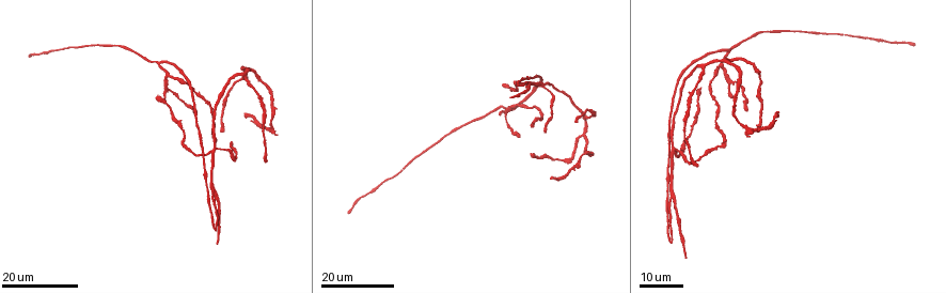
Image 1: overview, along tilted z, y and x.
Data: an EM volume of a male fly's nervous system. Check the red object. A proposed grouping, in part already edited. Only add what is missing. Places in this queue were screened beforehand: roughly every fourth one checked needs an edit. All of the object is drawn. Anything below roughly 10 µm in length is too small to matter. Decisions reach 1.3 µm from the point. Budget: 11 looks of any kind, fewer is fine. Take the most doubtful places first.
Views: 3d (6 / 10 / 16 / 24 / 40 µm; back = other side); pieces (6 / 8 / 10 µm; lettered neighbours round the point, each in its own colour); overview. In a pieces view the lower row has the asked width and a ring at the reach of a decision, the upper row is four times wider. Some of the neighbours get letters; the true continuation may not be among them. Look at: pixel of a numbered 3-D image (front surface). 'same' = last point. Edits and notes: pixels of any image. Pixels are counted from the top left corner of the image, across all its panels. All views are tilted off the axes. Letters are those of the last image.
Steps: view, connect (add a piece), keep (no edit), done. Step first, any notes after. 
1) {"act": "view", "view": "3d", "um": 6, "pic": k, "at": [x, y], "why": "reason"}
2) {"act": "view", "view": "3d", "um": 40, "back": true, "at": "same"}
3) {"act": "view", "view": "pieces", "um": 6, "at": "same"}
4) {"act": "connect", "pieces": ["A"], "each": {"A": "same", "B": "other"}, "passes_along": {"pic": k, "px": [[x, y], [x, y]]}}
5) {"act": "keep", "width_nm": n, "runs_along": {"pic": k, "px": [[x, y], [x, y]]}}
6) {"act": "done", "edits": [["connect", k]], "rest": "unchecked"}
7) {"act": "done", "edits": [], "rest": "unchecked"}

{"act": "view", "view": "3d", "um": 16, "pic": 1, "at": [551, 177]}

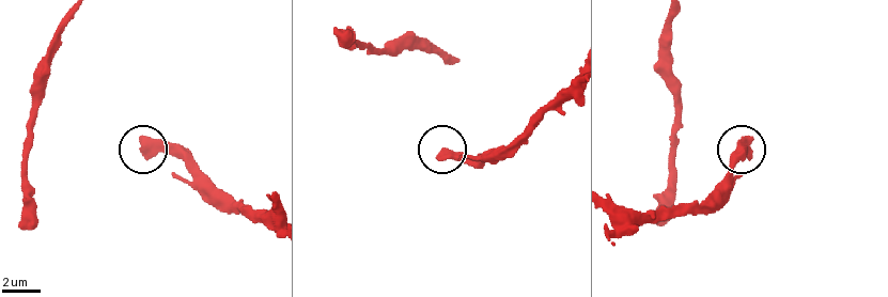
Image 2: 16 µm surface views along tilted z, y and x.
{"act": "view", "view": "3d", "um": 6, "pic": 2, "at": [746, 137]}

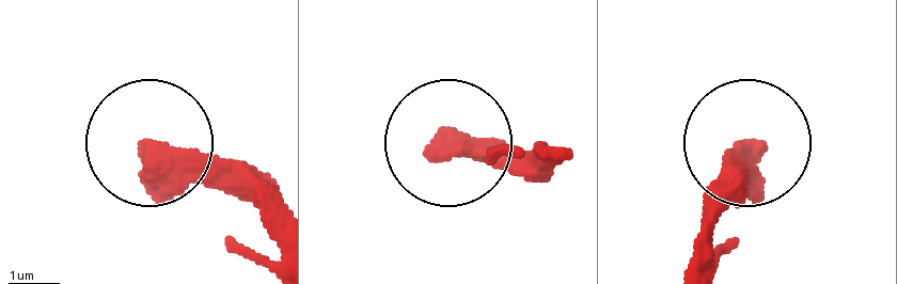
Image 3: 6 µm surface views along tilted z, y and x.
{"act": "view", "view": "pieces", "um": 8, "pic": 3, "at": [145, 149]}

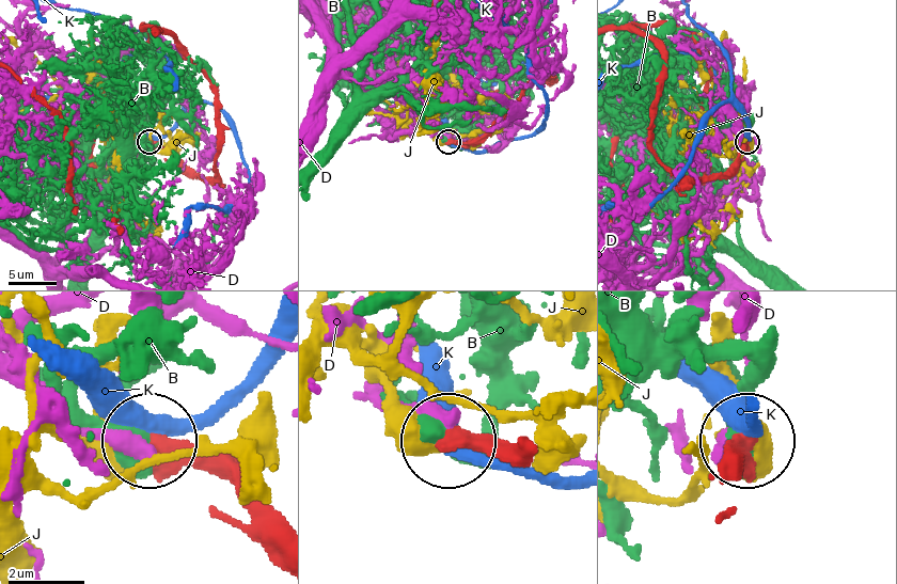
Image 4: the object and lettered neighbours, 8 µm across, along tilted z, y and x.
{"act": "keep", "each": {"B": "other", "D": "other", "J": "other", "K": "other"}, "runs_along": {"pic": 4, "px": [[281, 543], [223, 478], [153, 440]]}, "found": "none of them fits"}

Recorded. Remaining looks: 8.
{"act": "view", "view": "3d", "um": 16, "pic": 1, "at": [912, 43], "why": "long arm stops here"}

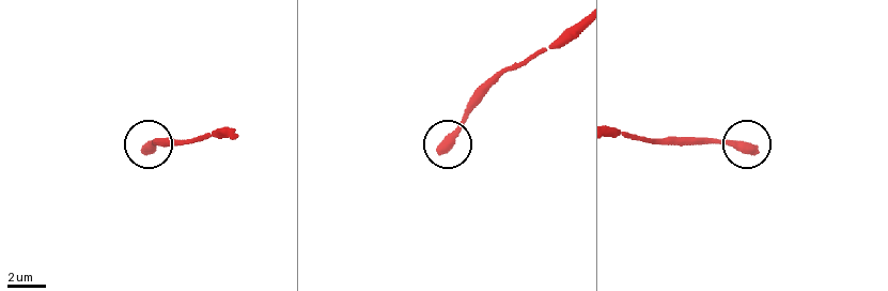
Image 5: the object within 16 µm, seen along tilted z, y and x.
{"act": "view", "view": "pieces", "um": 8, "pic": 5, "at": [439, 153]}

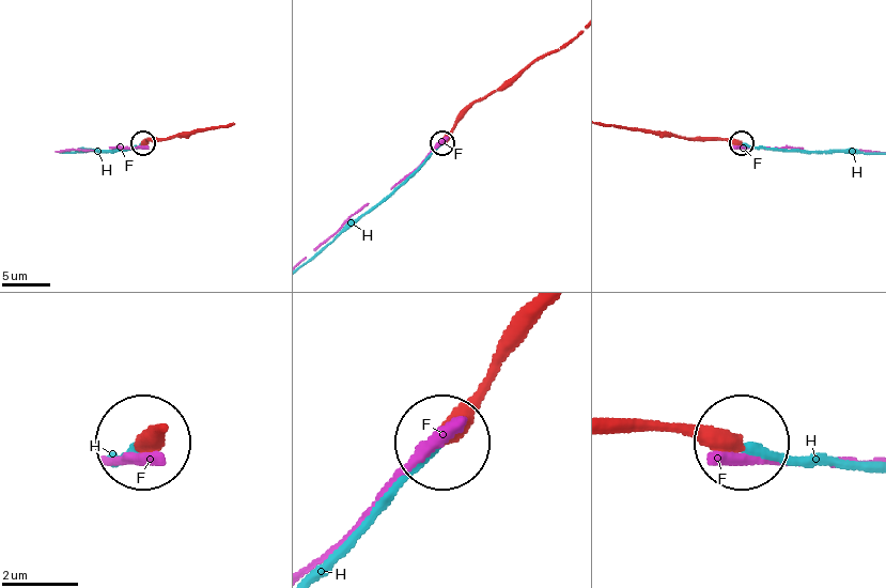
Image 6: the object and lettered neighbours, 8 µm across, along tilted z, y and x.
{"act": "connect", "pieces": ["H"], "each": {"F": "other", "H": "same"}, "passes_along": {"pic": 6, "px": [[712, 138], [780, 150], [873, 153]]}, "found": "the neuron continues"}

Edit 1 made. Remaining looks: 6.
{"act": "view", "view": "overview"}

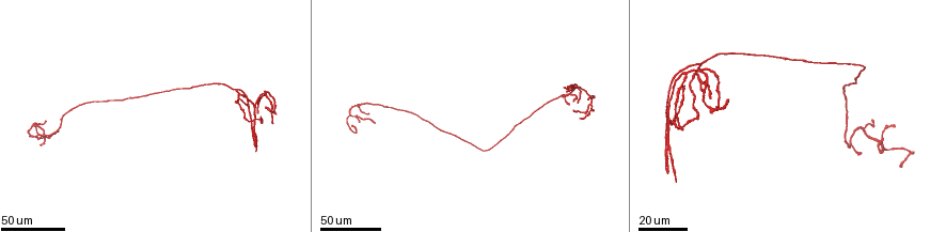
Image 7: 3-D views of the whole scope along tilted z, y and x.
{"act": "view", "view": "3d", "um": 24, "pic": 7, "at": [677, 179]}

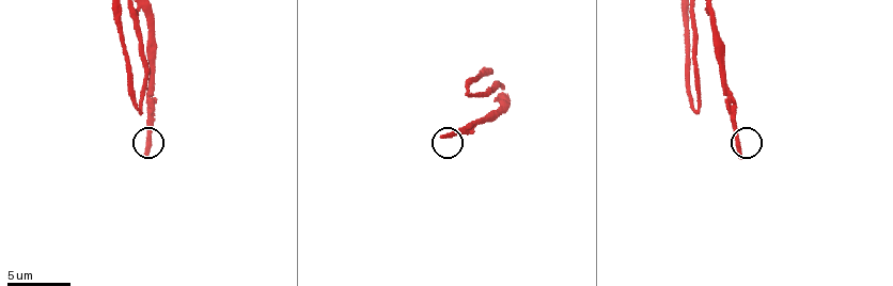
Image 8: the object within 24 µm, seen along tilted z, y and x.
{"act": "view", "view": "pieces", "um": 10, "pic": 8, "at": [147, 155]}

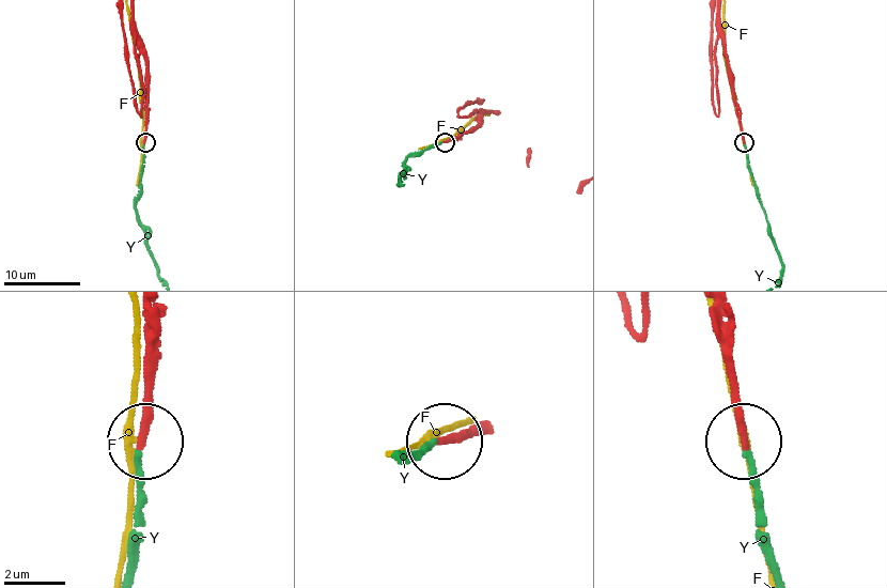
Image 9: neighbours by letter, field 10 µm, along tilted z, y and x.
{"act": "connect", "pieces": ["Y"], "each": {"F": "other", "Y": "same"}, "passes_along": {"pic": 9, "px": [[144, 123], [143, 165], [135, 207], [151, 254]]}, "found": "it goes on there"}

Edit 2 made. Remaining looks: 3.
{"act": "view", "view": "3d", "um": 40, "pic": 7, "at": [358, 121]}

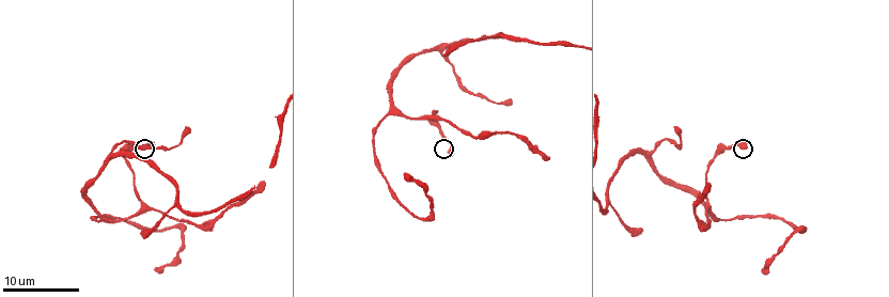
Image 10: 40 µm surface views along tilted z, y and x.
{"act": "view", "view": "pieces", "um": 10, "pic": 10, "at": [745, 148], "why": "what lies round it"}

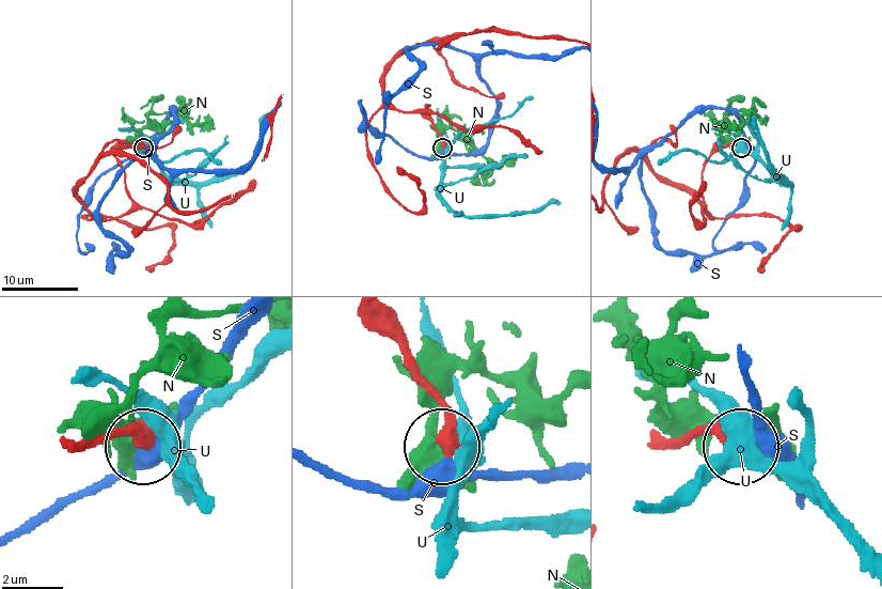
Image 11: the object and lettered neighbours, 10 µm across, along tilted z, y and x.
{"act": "keep", "each": {"N": "other", "S": "other", "U": "other"}, "runs_along": {"pic": 11, "px": [[69, 449], [119, 433], [131, 433], [138, 445]]}, "found": "none of them fits"}

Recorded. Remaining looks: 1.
{"act": "done", "edits": [["connect", 6], ["connect", 9]], "rest": "unchecked"}

